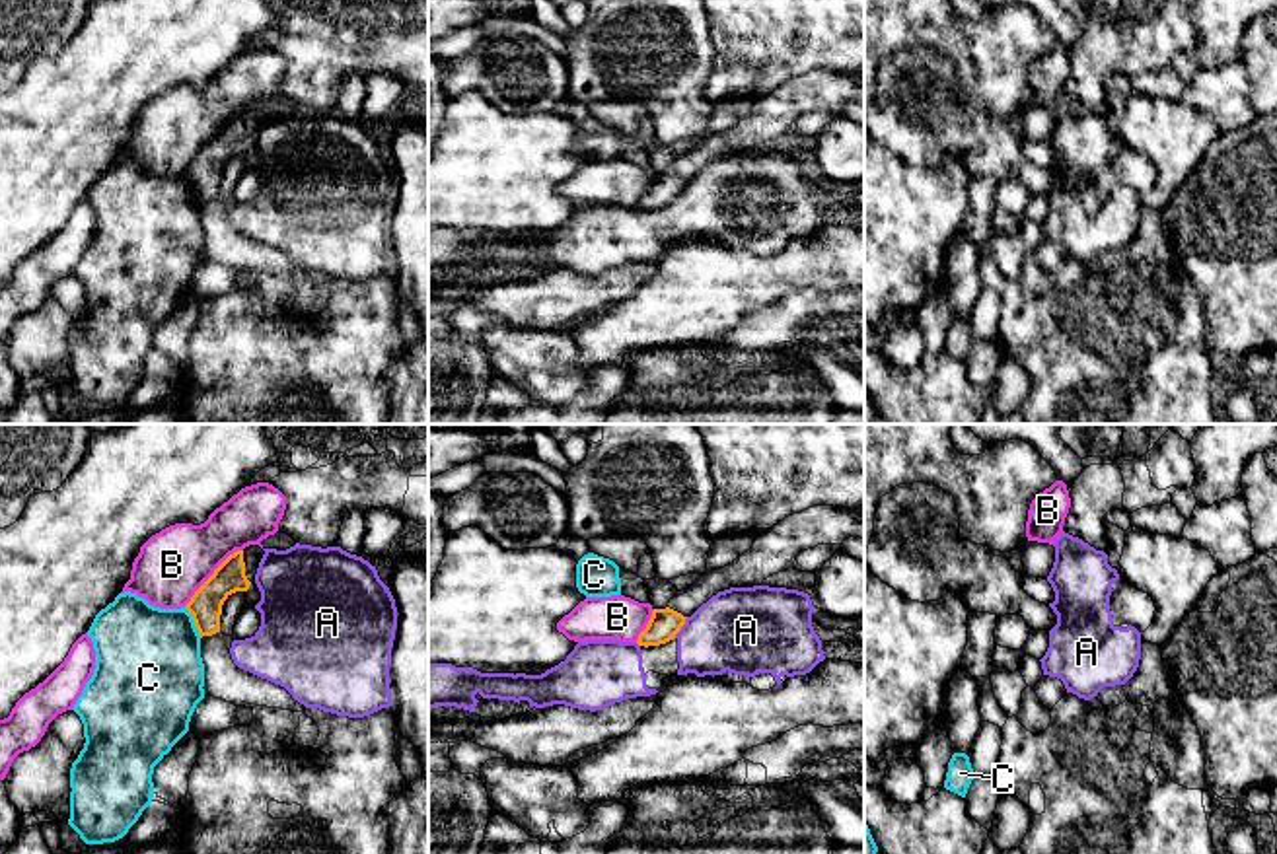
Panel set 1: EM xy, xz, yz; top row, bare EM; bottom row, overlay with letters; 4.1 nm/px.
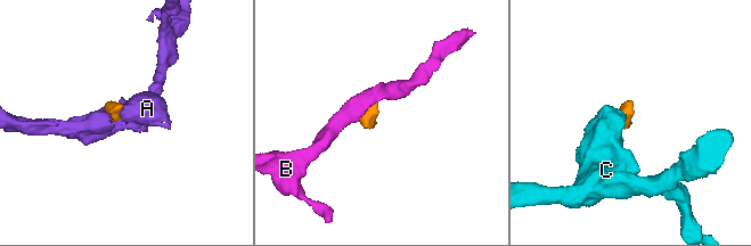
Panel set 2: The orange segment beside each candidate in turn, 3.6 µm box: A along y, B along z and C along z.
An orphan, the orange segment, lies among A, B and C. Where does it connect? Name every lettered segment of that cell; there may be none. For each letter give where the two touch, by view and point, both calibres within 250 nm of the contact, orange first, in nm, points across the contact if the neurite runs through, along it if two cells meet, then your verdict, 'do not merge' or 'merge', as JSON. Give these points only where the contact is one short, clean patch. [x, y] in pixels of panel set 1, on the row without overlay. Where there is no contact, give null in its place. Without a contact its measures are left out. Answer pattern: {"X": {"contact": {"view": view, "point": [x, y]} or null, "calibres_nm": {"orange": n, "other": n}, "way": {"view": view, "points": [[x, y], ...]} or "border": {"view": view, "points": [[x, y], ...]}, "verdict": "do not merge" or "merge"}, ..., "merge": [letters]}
{"A": {"contact": {"view": "xz", "point": [682, 189]}, "calibres_nm": {"orange": 130, "other": 360}, "verdict": "do not merge"}, "B": {"contact": {"view": "xy", "point": [213, 139]}, "calibres_nm": {"orange": 140, "other": 300}, "border": {"view": "xy", "points": [[242, 113], [236, 113], [185, 168]]}, "verdict": "do not merge"}, "C": {"contact": {"view": "xy", "point": [193, 183]}, "calibres_nm": {"orange": 140, "other": 440}, "border": {"view": "xy", "points": [[185, 170], [201, 201]]}, "verdict": "do not merge"}, "merge": []}

